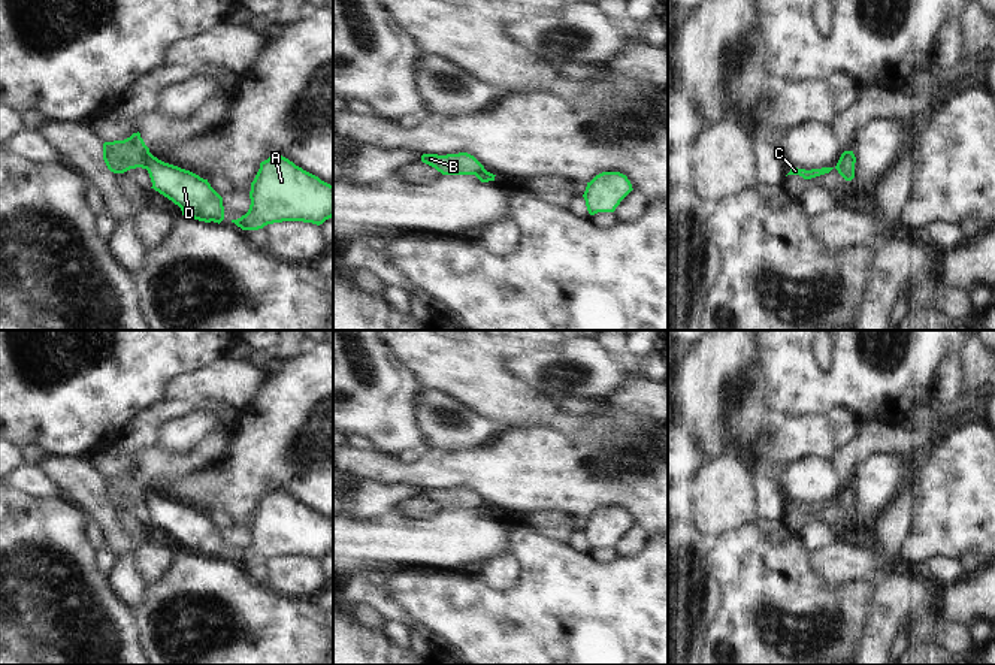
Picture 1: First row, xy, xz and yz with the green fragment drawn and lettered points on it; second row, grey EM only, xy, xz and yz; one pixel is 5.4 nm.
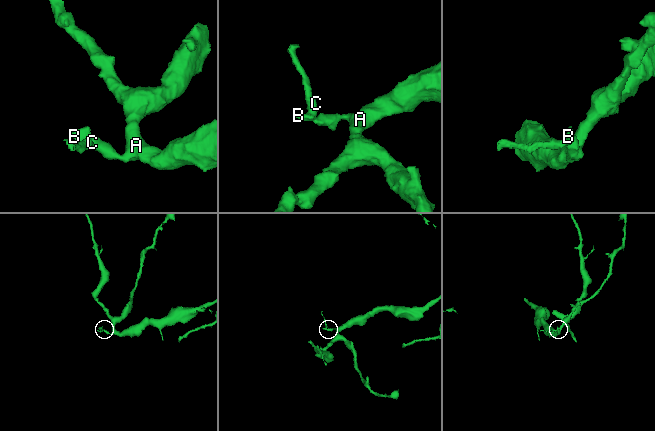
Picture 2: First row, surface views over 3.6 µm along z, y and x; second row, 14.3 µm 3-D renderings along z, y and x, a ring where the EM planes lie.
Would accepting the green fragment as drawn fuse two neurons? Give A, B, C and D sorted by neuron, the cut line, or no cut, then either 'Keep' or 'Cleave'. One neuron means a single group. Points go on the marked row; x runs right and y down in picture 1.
Groups: A D / B C. Split along xy (150, 153), (144, 168). Cleave.

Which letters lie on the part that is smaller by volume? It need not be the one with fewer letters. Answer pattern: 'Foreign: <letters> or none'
Foreign: B, C

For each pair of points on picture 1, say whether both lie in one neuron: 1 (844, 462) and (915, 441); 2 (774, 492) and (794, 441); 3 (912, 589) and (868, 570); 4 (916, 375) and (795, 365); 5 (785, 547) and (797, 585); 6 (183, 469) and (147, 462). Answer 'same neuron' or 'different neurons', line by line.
1: same neuron
2: same neuron
3: different neurons
4: same neuron
5: same neuron
6: same neuron

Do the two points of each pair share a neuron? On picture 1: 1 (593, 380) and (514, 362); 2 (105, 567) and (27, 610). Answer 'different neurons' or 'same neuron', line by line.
1: same neuron
2: different neurons

